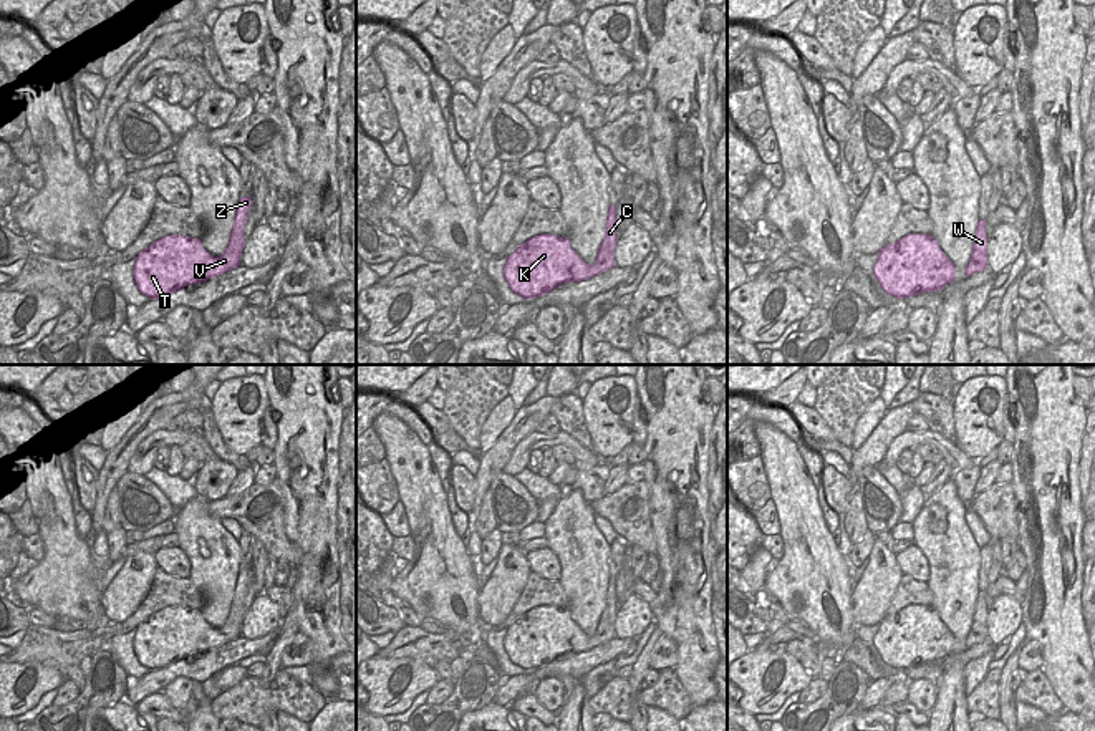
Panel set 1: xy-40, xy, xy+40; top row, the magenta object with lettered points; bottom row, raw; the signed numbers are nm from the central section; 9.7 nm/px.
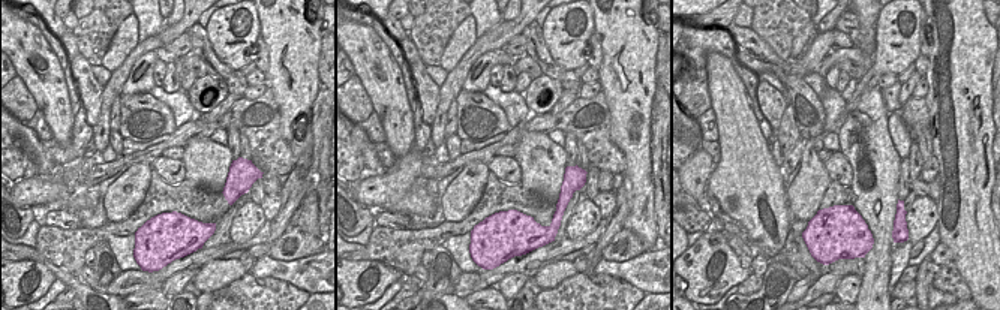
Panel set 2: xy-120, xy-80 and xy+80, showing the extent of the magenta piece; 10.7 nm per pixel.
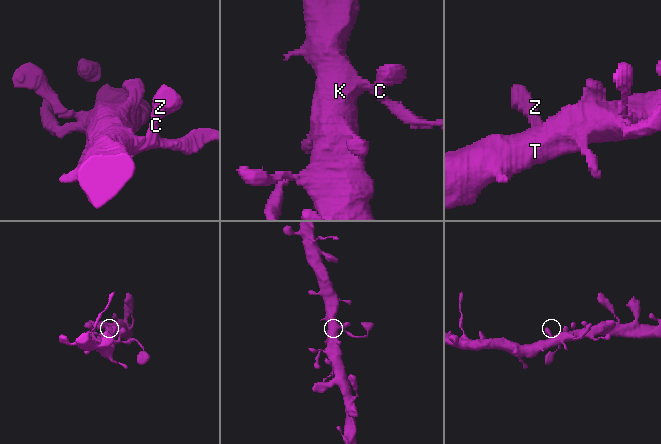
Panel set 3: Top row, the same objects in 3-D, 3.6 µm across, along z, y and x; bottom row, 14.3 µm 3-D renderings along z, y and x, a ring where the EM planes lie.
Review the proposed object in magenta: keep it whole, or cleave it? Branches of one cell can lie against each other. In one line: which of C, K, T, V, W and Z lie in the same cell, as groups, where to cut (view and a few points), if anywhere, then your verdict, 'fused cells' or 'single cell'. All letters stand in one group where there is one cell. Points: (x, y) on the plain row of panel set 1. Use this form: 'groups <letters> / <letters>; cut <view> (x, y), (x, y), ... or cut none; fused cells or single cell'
groups C K T V W Z; cut none; single cell

